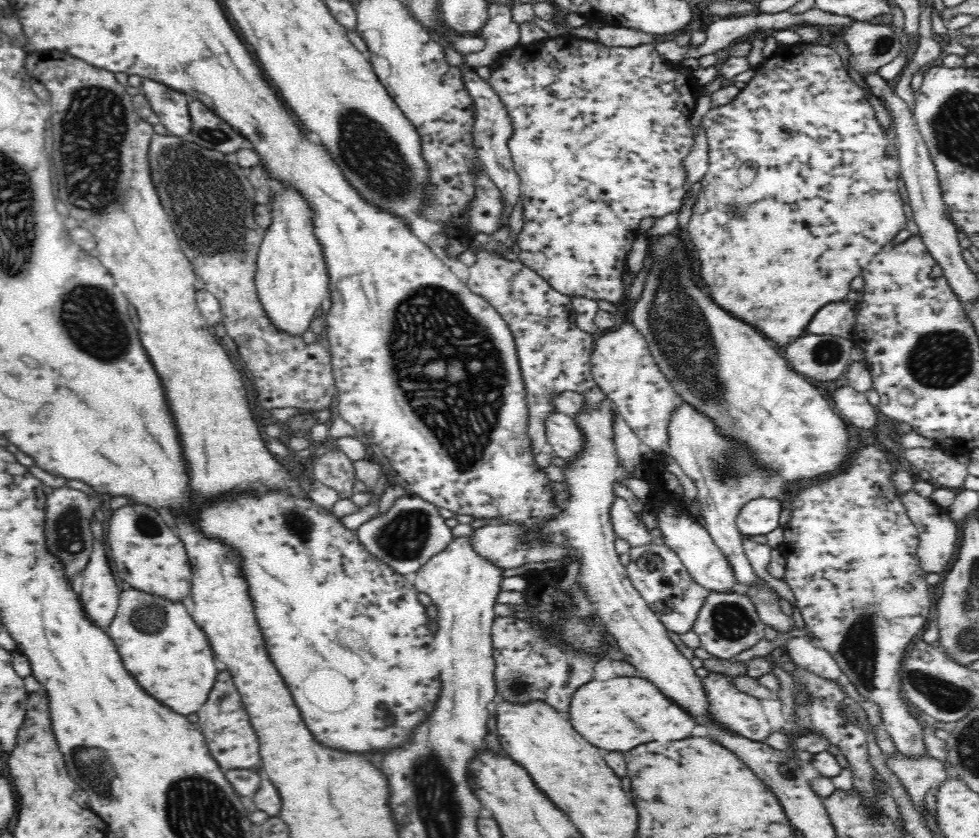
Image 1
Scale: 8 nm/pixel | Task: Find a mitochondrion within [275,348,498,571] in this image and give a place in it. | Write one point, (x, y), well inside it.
(404, 537)

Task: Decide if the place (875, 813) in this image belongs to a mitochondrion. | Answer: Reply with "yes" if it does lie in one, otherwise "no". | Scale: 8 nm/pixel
no

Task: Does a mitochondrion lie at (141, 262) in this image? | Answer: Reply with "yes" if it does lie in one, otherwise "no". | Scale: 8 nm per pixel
no

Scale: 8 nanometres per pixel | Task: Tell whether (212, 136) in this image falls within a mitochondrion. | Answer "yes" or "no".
yes

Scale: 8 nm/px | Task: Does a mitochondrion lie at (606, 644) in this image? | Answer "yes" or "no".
no

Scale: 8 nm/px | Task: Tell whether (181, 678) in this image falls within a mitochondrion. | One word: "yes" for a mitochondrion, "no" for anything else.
no

